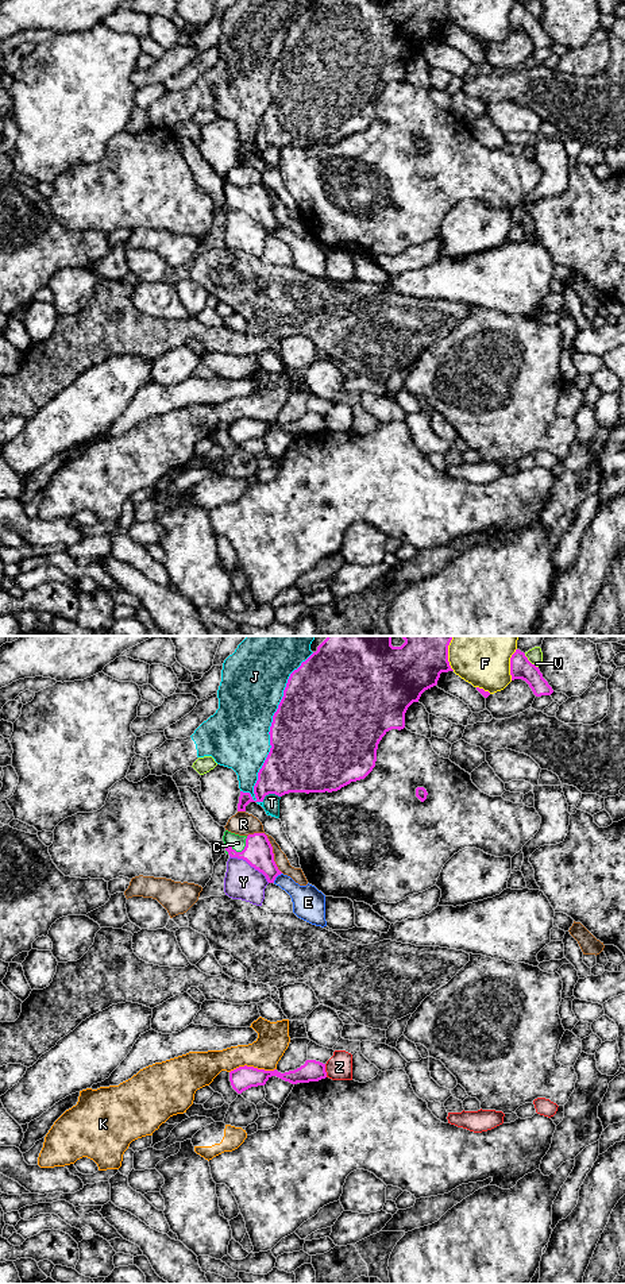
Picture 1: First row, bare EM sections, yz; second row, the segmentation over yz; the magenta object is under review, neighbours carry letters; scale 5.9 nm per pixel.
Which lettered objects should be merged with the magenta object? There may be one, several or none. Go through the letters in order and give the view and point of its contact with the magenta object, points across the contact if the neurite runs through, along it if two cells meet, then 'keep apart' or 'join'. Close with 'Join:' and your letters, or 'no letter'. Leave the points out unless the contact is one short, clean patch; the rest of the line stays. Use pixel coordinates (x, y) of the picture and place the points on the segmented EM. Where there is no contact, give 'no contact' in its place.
C: yz (242, 851) | across yz (258, 852), (242, 851), (238, 843) | join
E: yz (276, 876) | keep apart
F: yz (510, 664) | keep apart
J: yz (270, 727) | keep apart
K: yz (253, 1067) | keep apart
R: yz (270, 845) | keep apart
T: yz (270, 793) | keep apart
V: yz (529, 662) | keep apart
Y: yz (250, 864) | keep apart
Z: yz (324, 1071) | along yz (324, 1064), (327, 1076) | keep apart
Join: C

